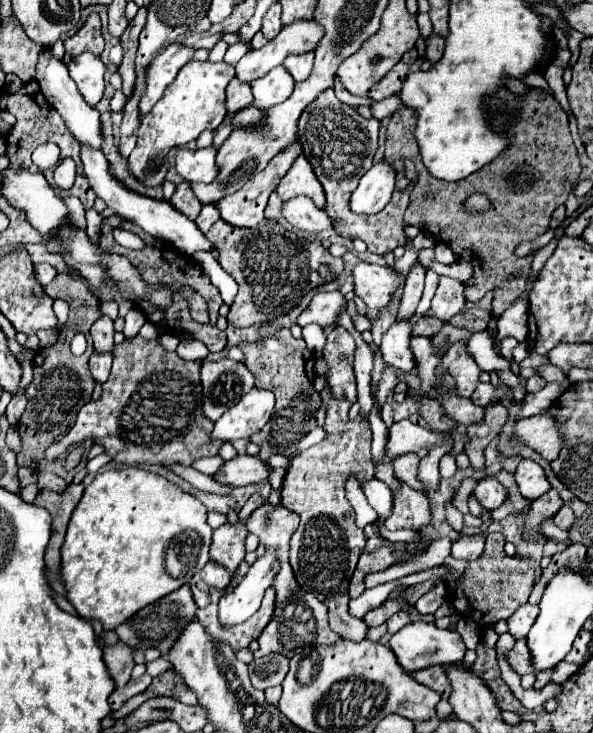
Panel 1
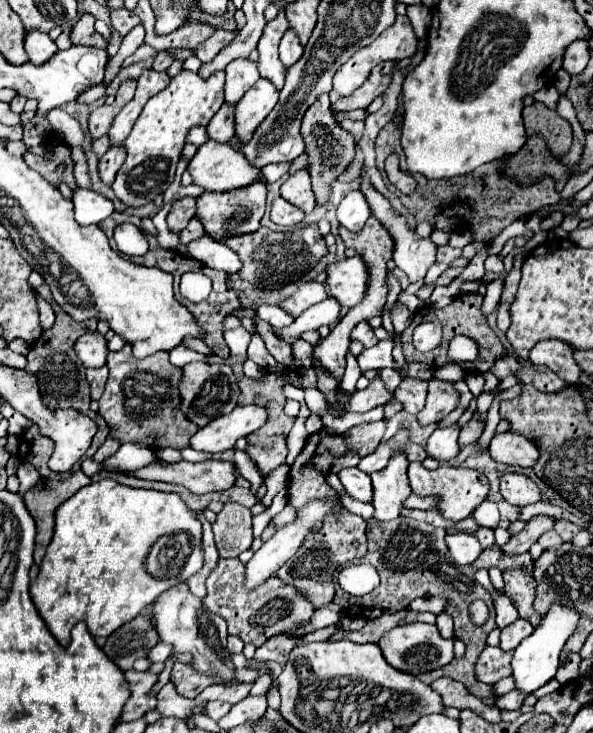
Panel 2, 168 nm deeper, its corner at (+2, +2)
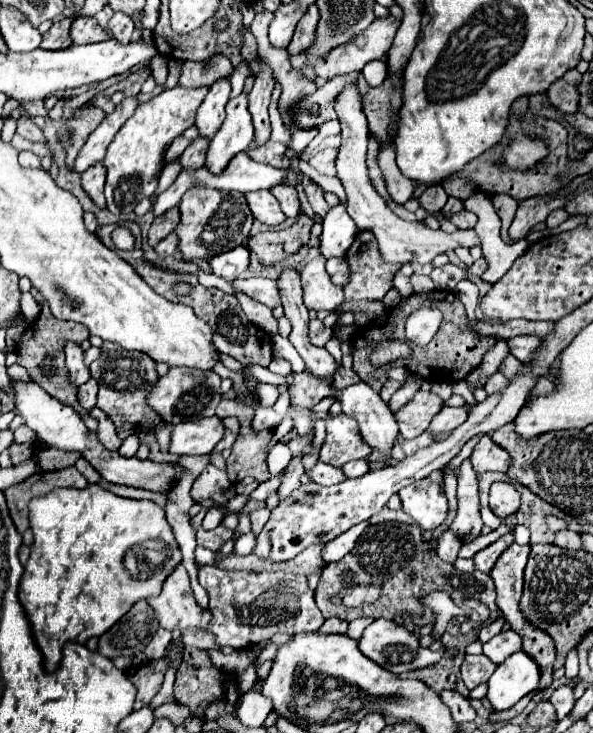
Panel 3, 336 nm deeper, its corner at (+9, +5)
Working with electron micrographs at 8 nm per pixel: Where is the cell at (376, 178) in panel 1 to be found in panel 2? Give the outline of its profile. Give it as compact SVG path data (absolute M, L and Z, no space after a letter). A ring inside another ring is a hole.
M352 190L350 194L346 194L346 198L340 202L336 214L338 214L338 222L342 226L346 226L348 230L360 230L366 224L366 220L372 216L368 200L360 190L356 190L356 192Z

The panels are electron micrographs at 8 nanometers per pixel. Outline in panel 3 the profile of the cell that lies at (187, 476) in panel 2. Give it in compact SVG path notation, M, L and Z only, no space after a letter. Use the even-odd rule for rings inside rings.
M15 383L13 389L15 395L15 411L17 415L21 415L25 419L25 425L29 425L35 435L45 441L51 447L57 447L61 451L79 451L83 459L87 459L93 469L109 483L117 483L117 485L129 485L129 487L139 487L139 489L147 489L147 491L165 491L167 485L171 485L177 477L179 471L177 465L171 463L153 463L153 461L139 461L137 457L123 457L117 451L107 451L95 433L91 433L83 419L67 405L61 405L57 399L49 397L37 383Z

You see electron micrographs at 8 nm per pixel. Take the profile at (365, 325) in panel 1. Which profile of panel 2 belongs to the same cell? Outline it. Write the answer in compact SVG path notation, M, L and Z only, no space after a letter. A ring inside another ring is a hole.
M348 352L348 366L346 366L346 374L340 382L340 388L344 388L346 392L356 392L356 382L358 382L360 376L362 376L362 372L358 368L358 362L352 356L352 352Z

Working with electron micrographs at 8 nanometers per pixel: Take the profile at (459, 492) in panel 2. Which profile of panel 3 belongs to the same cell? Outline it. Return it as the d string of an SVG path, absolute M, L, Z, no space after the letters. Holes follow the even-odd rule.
M433 471L429 477L415 481L399 491L401 509L419 525L421 531L437 529L447 517L447 497L443 493L443 473Z

